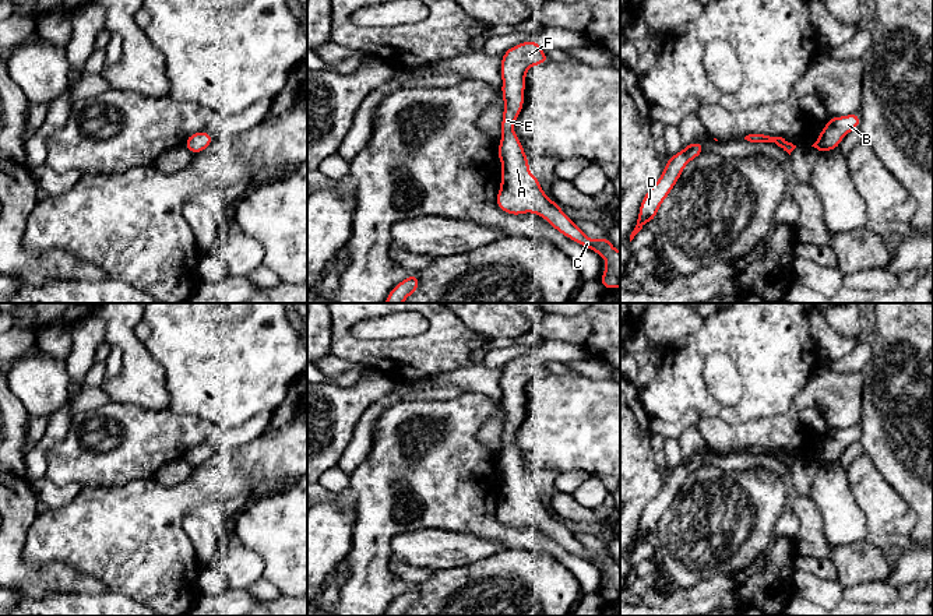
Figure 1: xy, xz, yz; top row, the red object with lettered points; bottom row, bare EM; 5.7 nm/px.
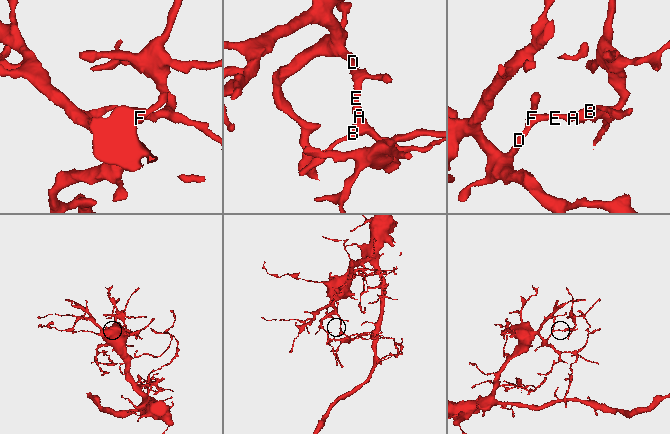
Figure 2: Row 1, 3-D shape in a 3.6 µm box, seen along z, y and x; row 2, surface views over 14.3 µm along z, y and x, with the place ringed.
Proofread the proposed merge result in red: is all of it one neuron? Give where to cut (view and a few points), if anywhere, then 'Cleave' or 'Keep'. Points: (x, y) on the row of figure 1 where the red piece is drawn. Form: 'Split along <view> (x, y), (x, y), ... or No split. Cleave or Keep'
No split. Keep

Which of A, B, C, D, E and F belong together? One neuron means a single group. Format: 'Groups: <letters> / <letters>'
Groups: A B C D E F

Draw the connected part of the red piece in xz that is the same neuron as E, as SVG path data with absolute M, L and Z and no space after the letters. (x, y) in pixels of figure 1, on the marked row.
M535 39L515 45L503 53L500 74L503 77L501 95L504 99L504 112L501 119L501 142L496 149L501 162L503 173L496 204L501 211L510 215L521 215L525 212L538 214L566 237L595 253L599 253L606 261L605 272L599 281L605 289L616 289L620 286L620 251L612 246L608 235L599 240L589 239L581 229L577 228L575 222L561 211L560 205L543 193L539 179L535 175L528 173L531 165L527 161L527 154L513 130L517 116L524 108L527 71L531 66L546 64L548 61L549 57Z

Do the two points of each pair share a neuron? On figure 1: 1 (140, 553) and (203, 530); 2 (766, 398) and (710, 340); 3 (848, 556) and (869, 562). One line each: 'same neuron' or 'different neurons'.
1: different neurons
2: same neuron
3: same neuron

